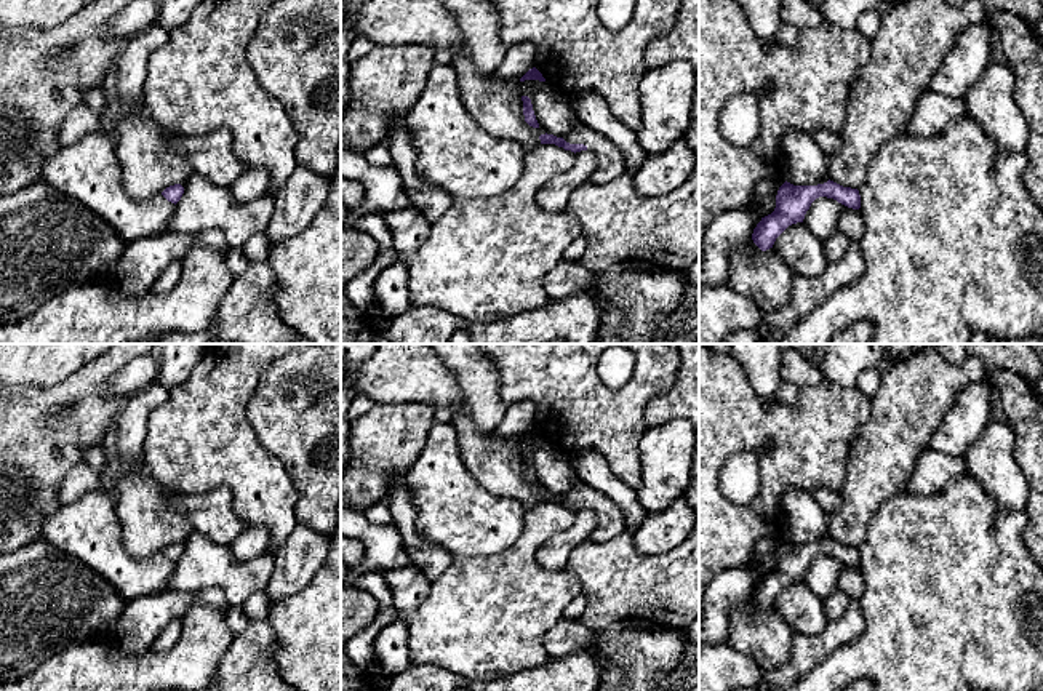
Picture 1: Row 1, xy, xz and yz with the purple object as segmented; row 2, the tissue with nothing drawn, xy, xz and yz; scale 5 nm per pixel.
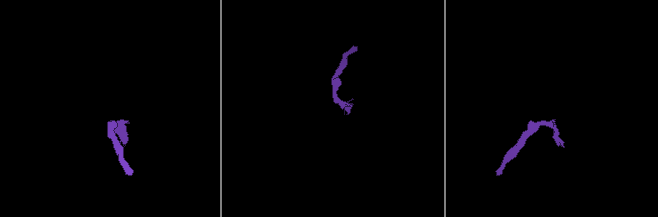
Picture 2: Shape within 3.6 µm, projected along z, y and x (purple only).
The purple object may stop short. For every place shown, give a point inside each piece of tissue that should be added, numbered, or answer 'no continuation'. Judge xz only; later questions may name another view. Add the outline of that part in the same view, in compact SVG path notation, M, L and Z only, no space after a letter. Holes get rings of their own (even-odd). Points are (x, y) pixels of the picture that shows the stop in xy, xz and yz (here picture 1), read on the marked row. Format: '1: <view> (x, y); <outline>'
1: xz (610, 163); M581 120L576 122L574 128L563 139L569 144L584 144L595 155L597 168L590 176L592 184L601 186L611 182L627 171L619 147Z

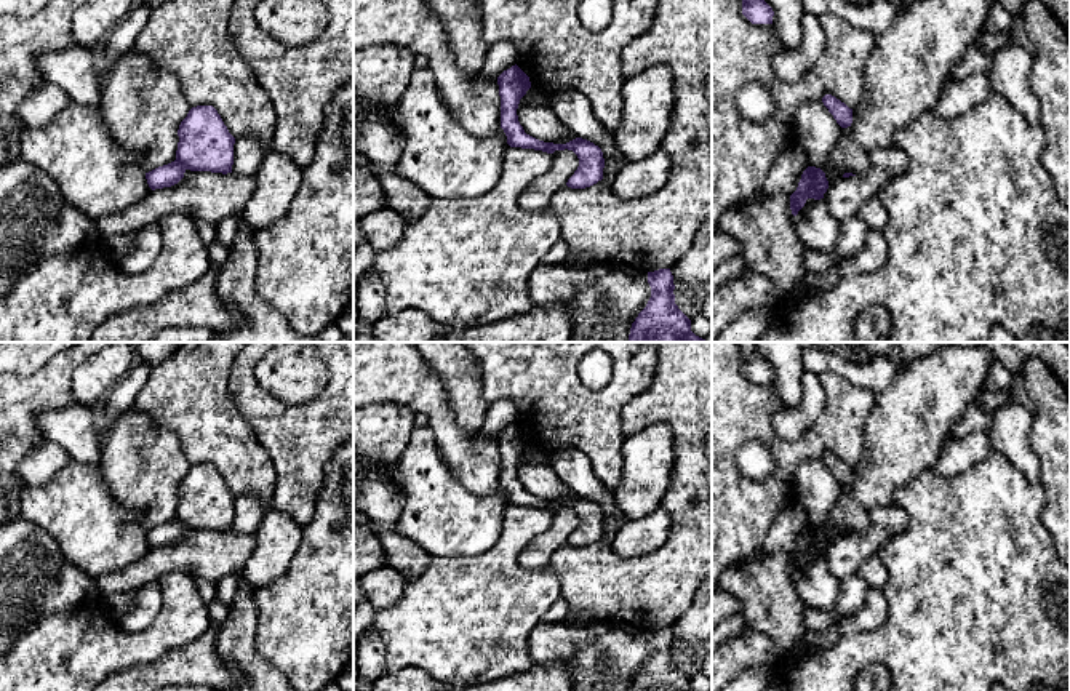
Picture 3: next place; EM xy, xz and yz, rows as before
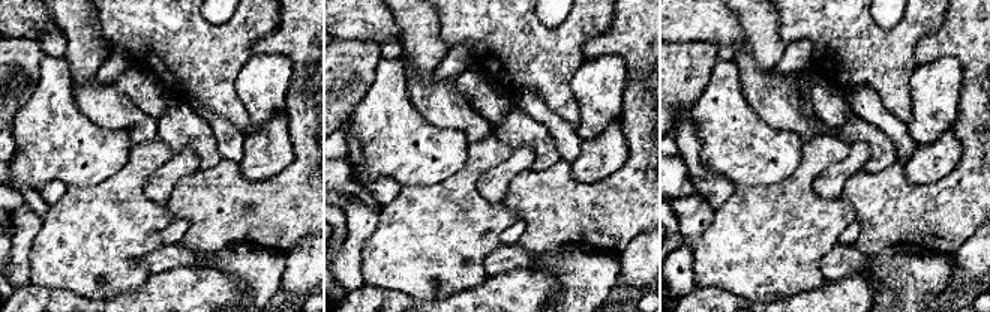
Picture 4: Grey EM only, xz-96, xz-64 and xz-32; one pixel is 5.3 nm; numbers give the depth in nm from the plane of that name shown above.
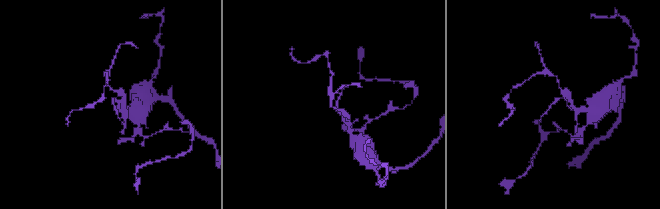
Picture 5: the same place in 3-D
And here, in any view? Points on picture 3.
no continuation

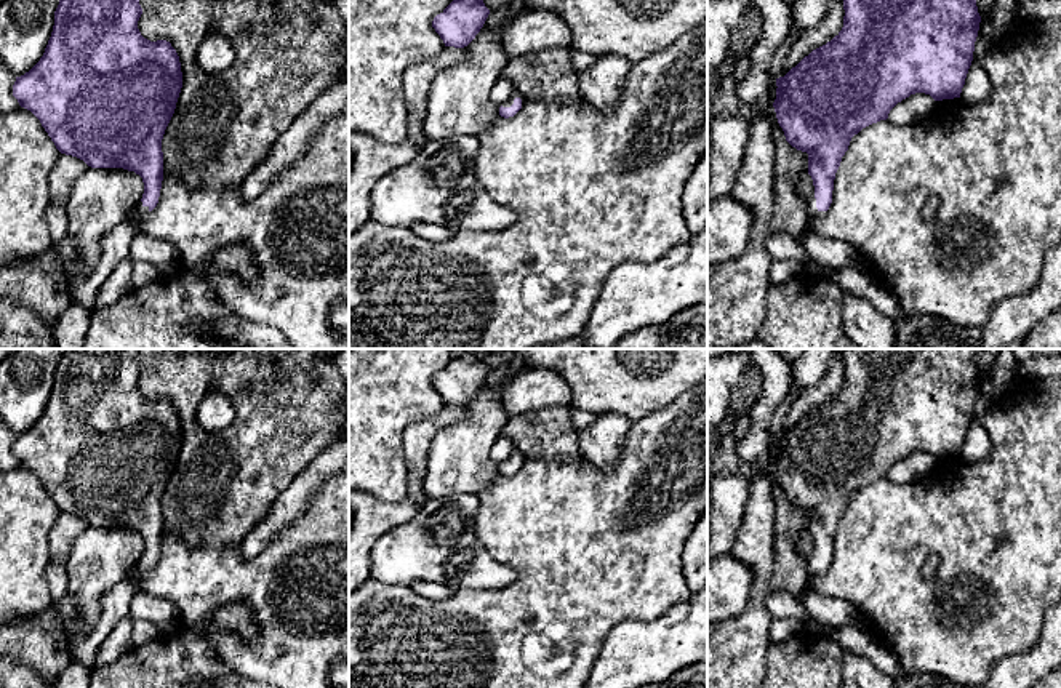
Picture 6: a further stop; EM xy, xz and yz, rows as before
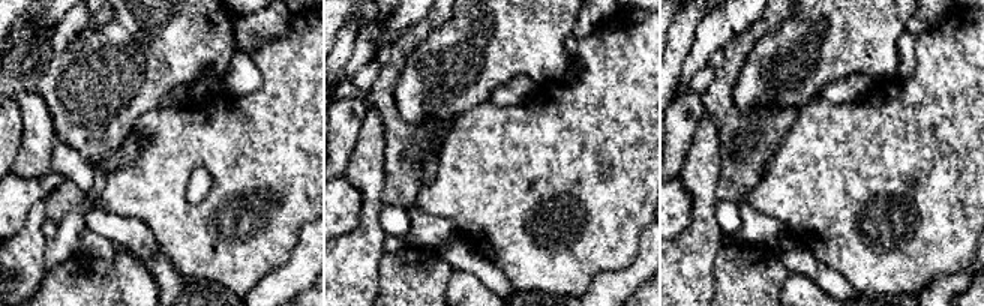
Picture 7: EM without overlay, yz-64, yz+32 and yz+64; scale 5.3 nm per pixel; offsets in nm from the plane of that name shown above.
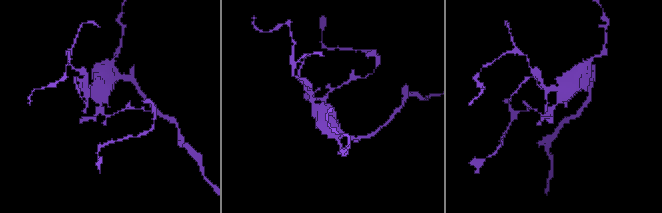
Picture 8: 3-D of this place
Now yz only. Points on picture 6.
1: yz (813, 213); M813 194L813 195L808 198L808 216L810 216L810 222L808 222L808 226L805 227L802 237L799 238L800 243L802 243L802 240L803 240L805 237L815 234L815 226L813 226L813 222L815 222L816 219L819 219L823 214L824 214L824 211L819 211L819 210L816 208L816 198L815 198L815 194Z

